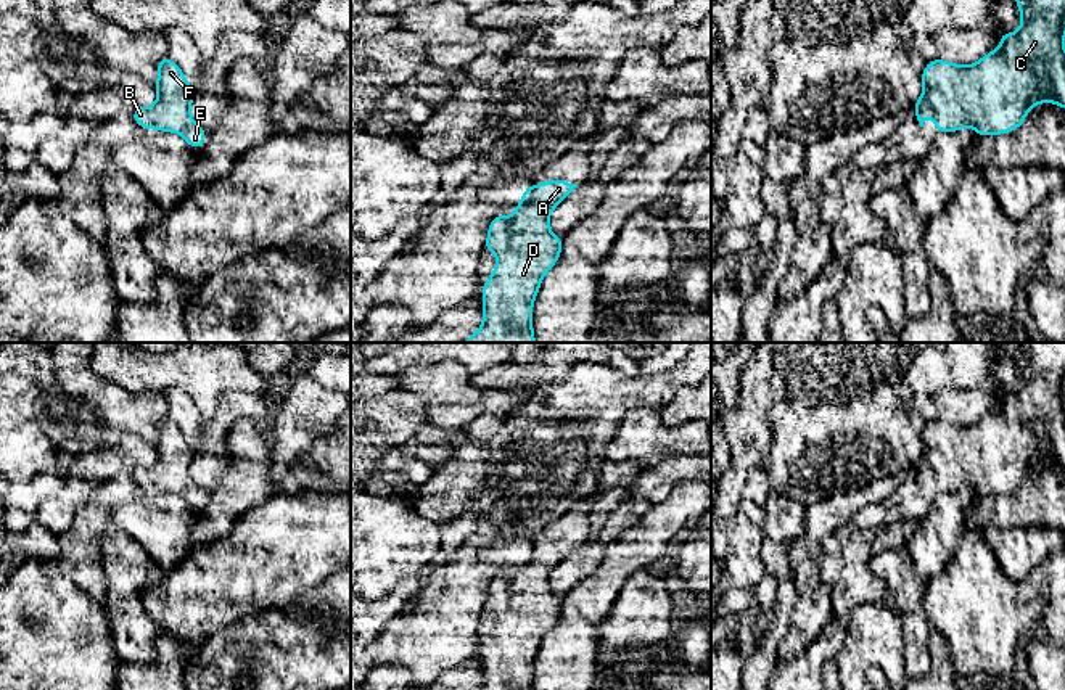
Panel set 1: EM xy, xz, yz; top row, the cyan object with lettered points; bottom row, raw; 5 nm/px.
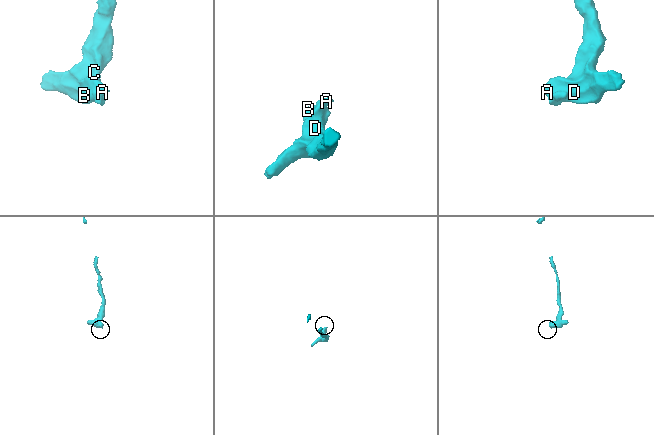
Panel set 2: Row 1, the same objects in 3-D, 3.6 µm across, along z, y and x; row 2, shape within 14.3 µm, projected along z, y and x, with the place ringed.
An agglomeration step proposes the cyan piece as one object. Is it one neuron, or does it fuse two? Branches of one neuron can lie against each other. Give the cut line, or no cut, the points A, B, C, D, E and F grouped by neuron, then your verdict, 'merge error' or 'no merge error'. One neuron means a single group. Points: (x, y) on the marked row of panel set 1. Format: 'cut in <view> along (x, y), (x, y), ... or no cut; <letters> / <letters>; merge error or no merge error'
no cut; A B C D E F; no merge error

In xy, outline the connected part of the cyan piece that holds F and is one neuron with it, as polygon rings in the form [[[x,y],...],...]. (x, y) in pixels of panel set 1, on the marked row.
[[[171,58],[158,61],[159,77],[154,82],[158,101],[151,108],[135,108],[132,117],[148,129],[175,132],[187,138],[188,146],[201,148],[206,142],[204,130],[191,119],[190,105],[195,97],[193,87]]]

